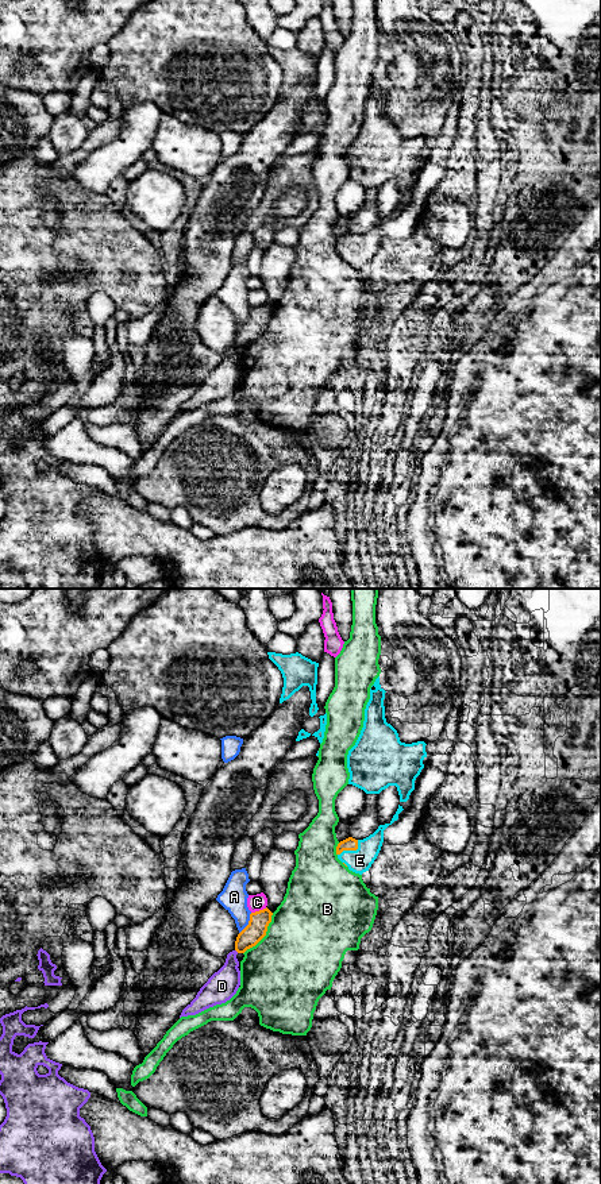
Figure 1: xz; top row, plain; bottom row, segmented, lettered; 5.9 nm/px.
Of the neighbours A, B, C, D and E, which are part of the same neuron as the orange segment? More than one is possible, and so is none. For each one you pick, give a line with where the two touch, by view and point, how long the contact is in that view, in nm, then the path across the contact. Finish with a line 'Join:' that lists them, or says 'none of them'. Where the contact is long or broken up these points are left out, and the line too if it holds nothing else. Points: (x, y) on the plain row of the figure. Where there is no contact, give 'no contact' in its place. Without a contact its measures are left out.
E: meets orange in xz at (351, 245); contact 160 nm long; runs through xz (349, 239), (351, 245), (359, 255)
Join: E

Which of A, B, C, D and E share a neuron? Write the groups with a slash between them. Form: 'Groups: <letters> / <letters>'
Groups: A D / B / C / E

